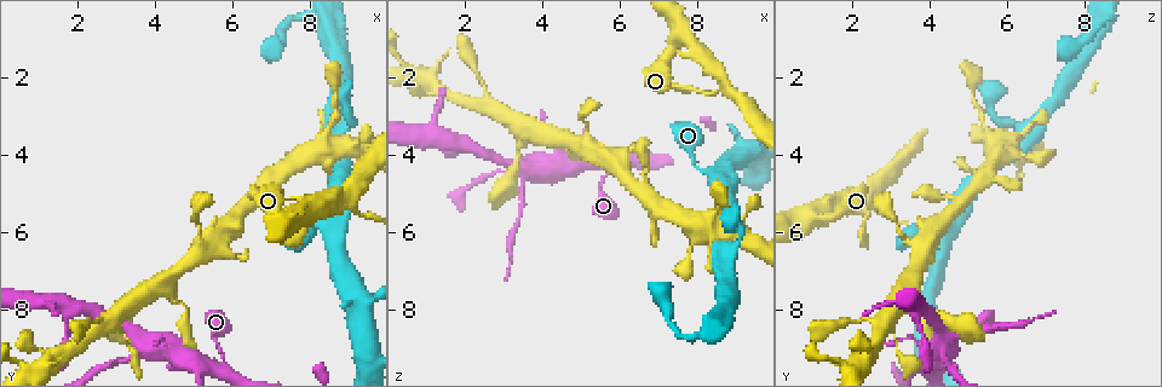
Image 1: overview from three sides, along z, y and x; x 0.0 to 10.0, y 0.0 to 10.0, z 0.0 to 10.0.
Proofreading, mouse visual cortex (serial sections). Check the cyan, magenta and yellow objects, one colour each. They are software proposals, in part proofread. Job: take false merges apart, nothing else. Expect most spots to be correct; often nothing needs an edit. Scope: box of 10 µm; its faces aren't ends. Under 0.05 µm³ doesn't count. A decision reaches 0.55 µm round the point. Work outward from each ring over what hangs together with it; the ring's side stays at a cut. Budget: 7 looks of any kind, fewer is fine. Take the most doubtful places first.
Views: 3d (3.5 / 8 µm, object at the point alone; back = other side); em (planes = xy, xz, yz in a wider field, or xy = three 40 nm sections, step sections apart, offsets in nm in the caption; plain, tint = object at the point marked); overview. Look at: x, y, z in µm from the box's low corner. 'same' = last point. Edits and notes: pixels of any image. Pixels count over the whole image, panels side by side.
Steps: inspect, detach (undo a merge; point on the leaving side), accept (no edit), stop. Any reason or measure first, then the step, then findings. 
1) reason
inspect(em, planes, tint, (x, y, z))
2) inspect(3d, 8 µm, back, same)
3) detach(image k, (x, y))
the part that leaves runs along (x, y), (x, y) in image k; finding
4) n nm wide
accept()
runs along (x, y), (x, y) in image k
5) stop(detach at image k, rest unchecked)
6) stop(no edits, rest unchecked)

thick turns thin
inspect(3d, 3.5 µm, (3.50, 8.65, 4.70))

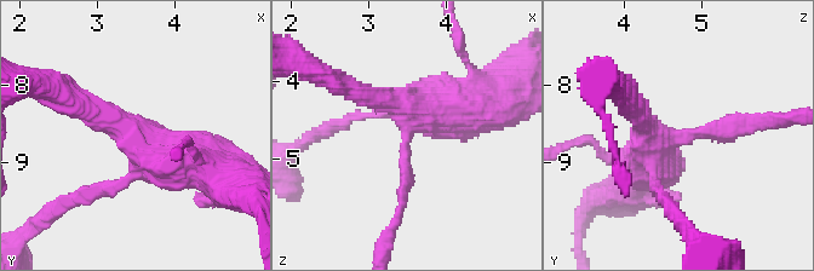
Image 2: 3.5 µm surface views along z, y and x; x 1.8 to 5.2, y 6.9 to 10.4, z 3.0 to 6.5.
4 arms; arms of 150, 200, 300, 600 nm; need the tissue
inspect(em, xy, step 5, tint, (3.55, 8.70, 4.65))

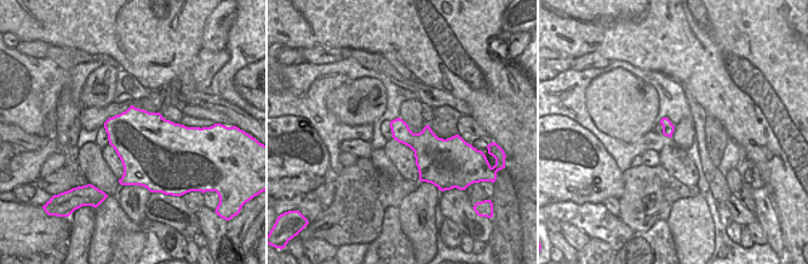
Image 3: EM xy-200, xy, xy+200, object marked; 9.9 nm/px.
accept()
runs along (216, 169), (164, 159), (78, 103) in image 2; continuous, no second cell

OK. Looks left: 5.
two arms in line, one across
inspect(3d, 3.5 µm, (8.45, 5.20, 1.70))

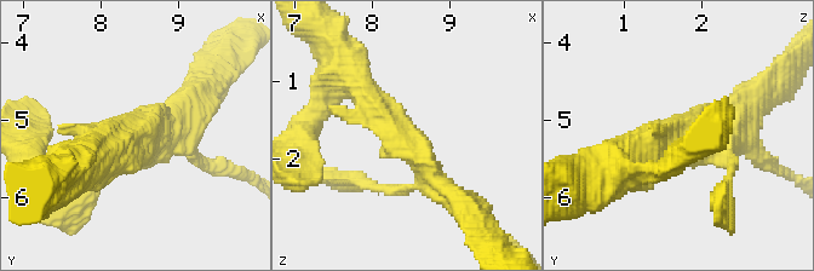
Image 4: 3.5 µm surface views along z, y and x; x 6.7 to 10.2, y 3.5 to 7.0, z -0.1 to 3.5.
now the EM
inspect(em, xy, step 3, tint, (8.35, 5.25, 1.75))

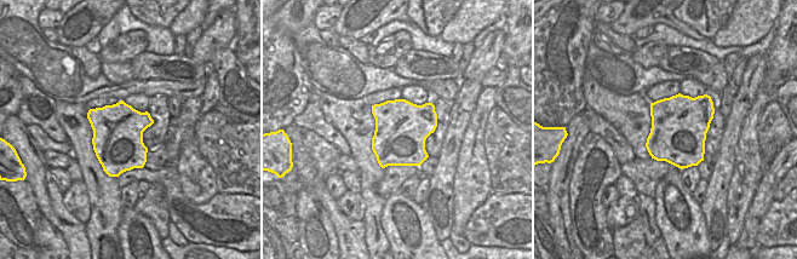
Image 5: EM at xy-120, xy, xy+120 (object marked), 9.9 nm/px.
accept()
runs along (353, 86), (453, 197) in image 4; continuous, no second cell

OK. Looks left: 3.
sudden change in width
inspect(em, xy, step 1, tint, (1.85, 8.00, 3.70))

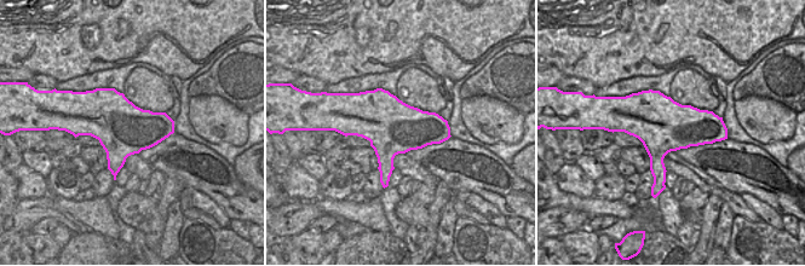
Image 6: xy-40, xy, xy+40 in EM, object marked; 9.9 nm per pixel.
see where the arms go
inspect(3d, 3.5 µm, same)

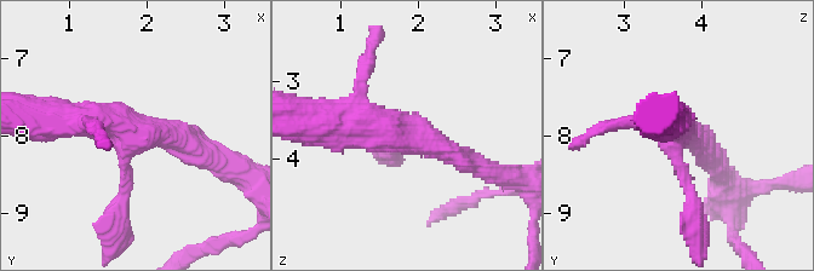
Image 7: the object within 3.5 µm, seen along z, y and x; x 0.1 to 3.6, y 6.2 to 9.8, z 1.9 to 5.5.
accept()
runs along (474, 163), (418, 132), (328, 122) in image 7; continuous, no second cell

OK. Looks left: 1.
stop(no edits, rest unchecked)

